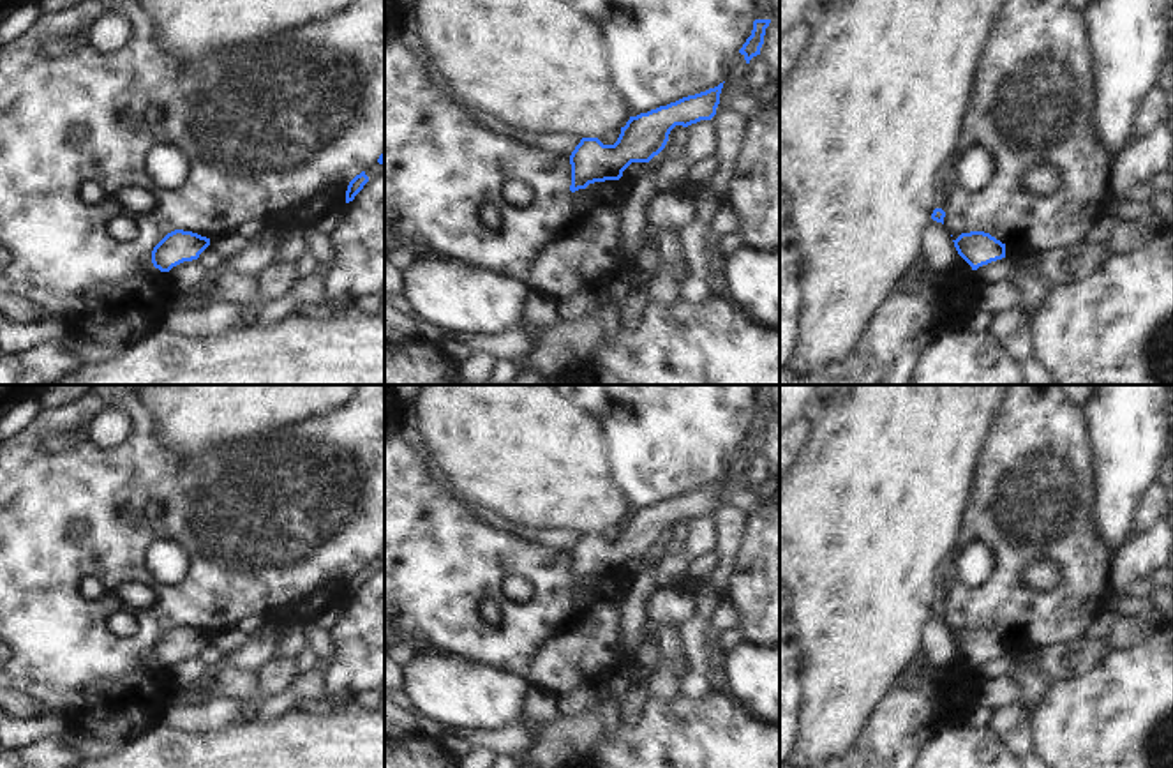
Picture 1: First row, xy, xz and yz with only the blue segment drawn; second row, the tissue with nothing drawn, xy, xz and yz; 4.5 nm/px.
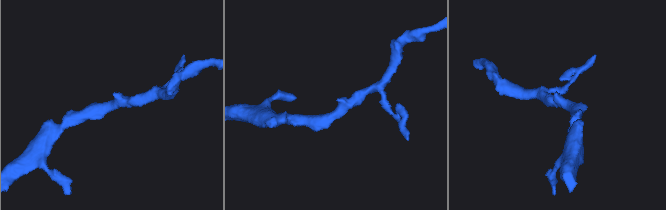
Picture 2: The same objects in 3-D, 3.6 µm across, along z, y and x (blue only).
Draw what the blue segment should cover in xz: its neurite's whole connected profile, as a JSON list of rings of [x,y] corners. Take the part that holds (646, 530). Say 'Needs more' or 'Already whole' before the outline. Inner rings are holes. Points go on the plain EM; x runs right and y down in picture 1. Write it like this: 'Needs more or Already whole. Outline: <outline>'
Already whole. Outline: [[[723,478],[630,512],[614,540],[603,540],[598,533],[582,533],[570,551],[570,586],[586,584],[594,577],[619,576],[631,558],[649,558],[665,544],[676,521],[688,523],[716,510],[721,484]]]

